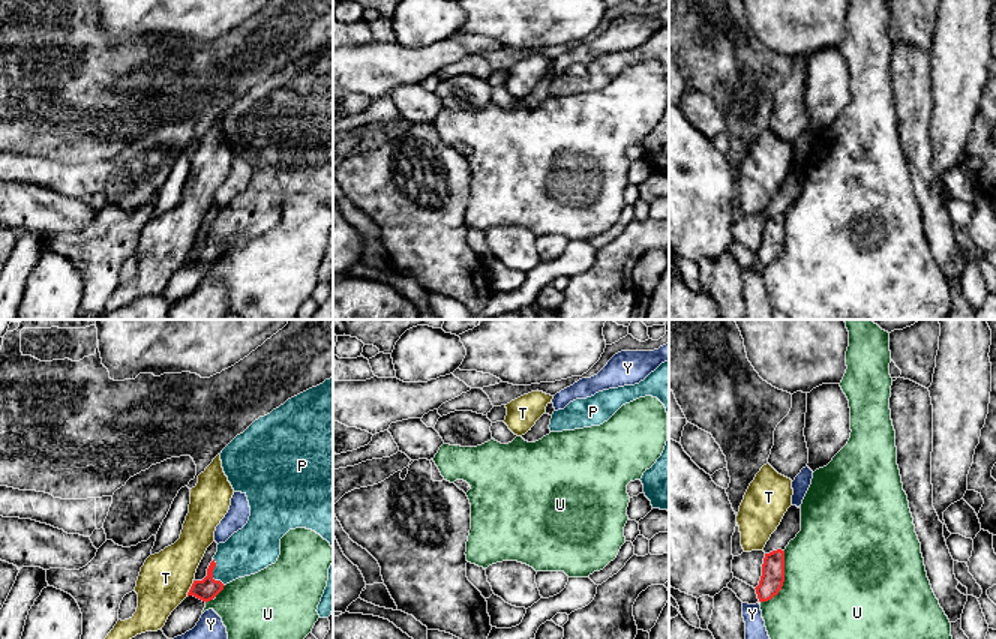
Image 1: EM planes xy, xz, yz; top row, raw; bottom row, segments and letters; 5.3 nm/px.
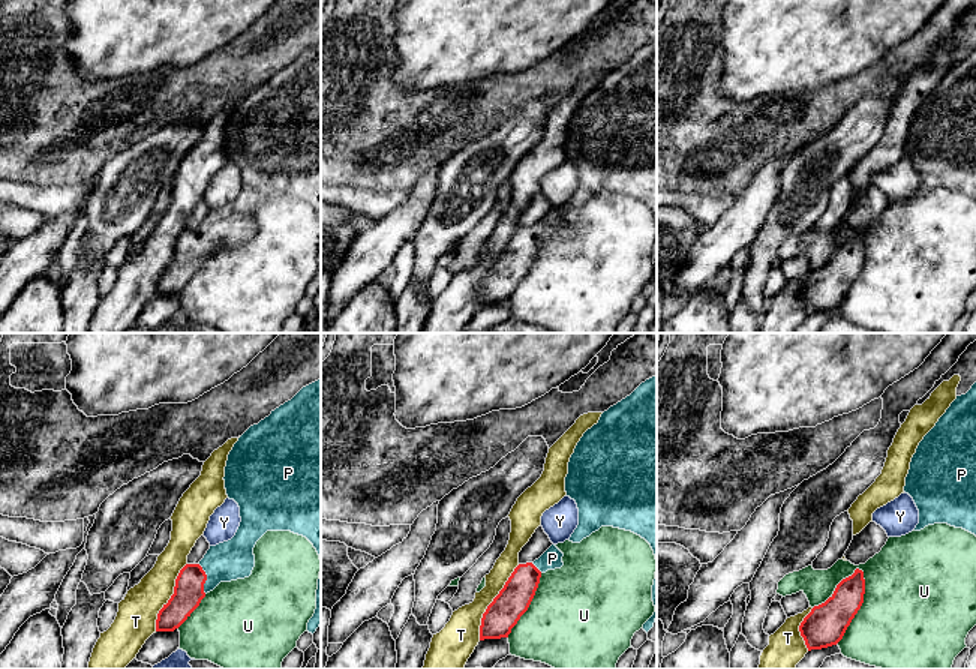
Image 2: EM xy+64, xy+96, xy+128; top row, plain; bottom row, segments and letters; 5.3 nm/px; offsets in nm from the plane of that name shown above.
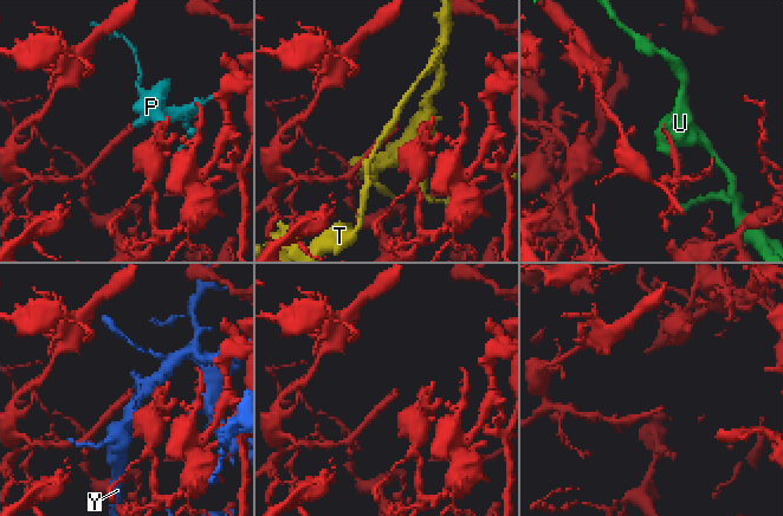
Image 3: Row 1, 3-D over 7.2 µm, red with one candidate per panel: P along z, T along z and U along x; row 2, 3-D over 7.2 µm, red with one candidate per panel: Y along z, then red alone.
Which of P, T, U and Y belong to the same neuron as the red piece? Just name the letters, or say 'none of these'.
P

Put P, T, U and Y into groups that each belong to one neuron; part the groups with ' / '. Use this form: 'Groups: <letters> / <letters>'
Groups: P / T / U / Y

